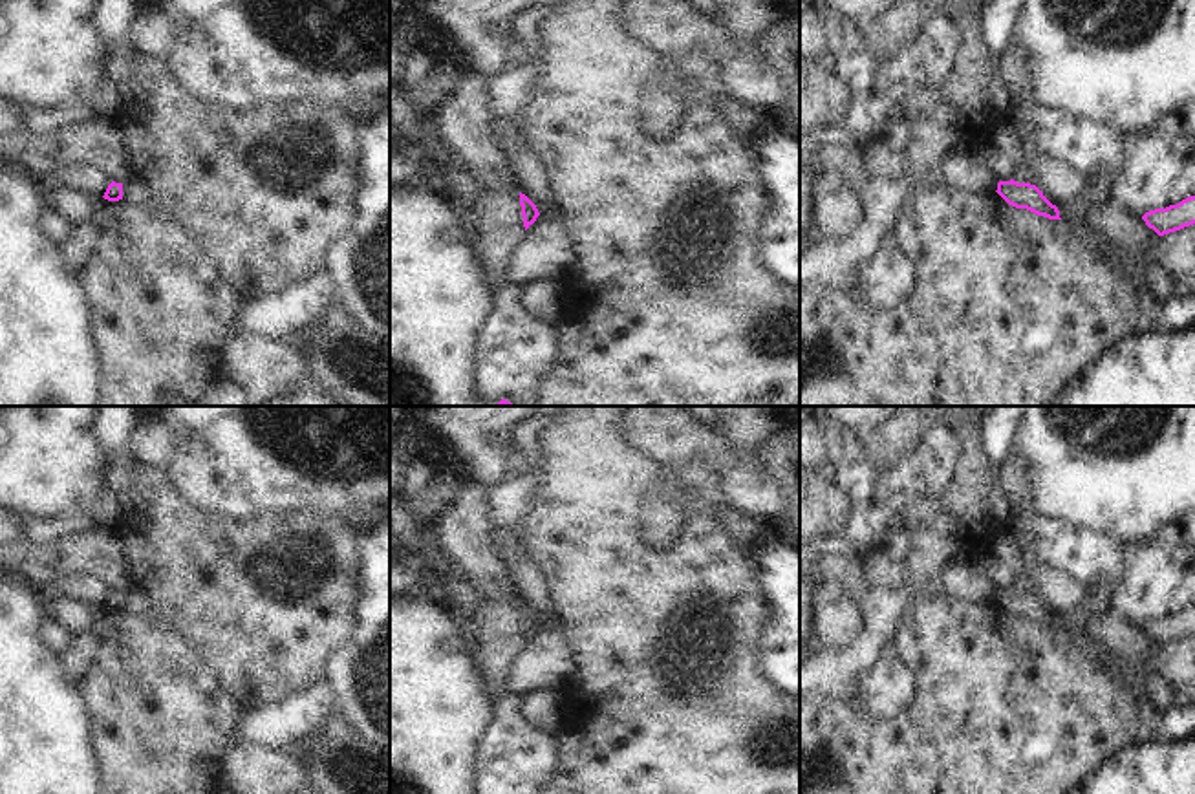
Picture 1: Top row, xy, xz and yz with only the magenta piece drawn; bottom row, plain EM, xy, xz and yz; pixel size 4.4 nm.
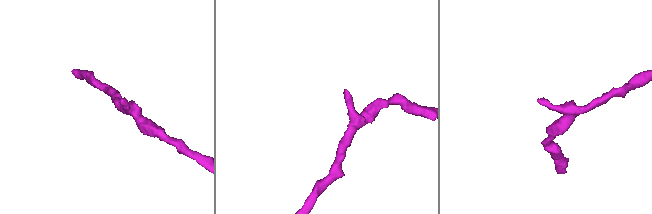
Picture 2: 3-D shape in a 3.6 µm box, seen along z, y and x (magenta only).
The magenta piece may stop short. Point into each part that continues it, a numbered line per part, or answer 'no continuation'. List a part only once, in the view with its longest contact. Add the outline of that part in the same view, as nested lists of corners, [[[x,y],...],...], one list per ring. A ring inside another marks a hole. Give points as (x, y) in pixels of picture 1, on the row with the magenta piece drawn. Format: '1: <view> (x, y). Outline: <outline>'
no continuation

